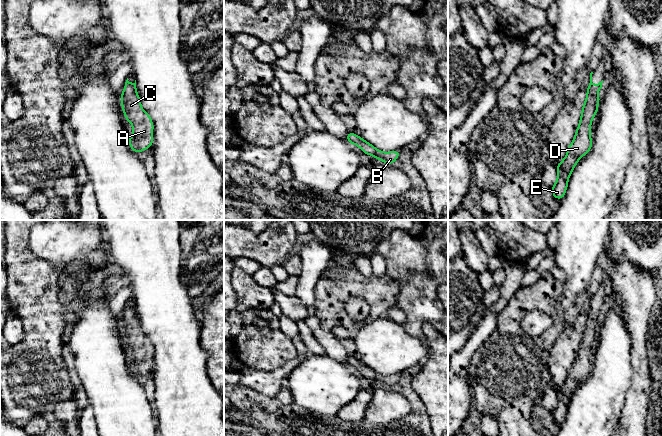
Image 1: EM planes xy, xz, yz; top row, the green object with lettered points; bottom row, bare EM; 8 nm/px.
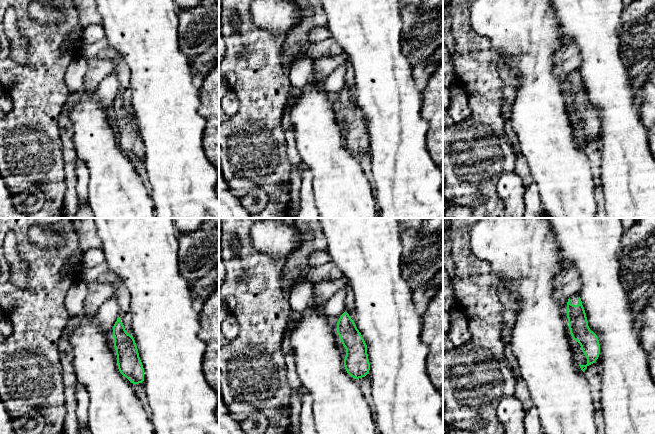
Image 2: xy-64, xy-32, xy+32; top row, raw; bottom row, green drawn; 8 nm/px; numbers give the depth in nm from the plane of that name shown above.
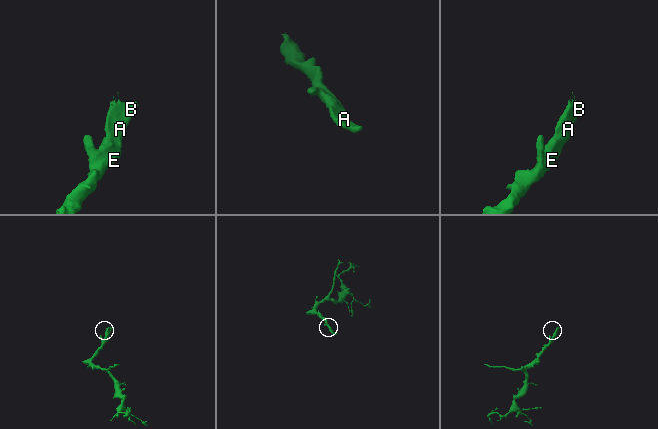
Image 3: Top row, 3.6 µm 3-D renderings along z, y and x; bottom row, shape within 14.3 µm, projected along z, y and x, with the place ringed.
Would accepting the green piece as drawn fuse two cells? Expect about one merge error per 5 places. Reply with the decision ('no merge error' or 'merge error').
no merge error

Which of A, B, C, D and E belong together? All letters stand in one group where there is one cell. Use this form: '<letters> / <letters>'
A B C D E

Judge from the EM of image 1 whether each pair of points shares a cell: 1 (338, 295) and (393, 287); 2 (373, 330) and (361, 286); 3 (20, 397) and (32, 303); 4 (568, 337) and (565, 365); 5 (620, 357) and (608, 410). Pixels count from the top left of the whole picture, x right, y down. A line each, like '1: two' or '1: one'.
1: one
2: two
3: one
4: one
5: one

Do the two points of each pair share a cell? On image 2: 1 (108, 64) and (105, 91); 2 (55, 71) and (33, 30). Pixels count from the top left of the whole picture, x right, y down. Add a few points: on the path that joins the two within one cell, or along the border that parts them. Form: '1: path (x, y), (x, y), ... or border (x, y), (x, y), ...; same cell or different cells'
1: path (105, 71), (105, 84); same cell
2: path (48, 61), (47, 44), (43, 40); same cell

